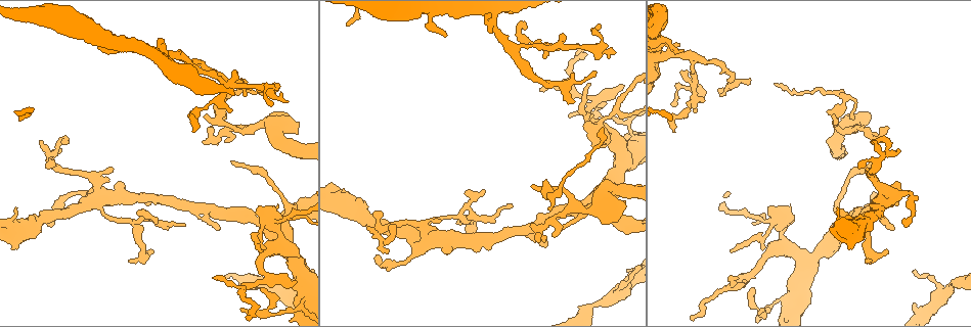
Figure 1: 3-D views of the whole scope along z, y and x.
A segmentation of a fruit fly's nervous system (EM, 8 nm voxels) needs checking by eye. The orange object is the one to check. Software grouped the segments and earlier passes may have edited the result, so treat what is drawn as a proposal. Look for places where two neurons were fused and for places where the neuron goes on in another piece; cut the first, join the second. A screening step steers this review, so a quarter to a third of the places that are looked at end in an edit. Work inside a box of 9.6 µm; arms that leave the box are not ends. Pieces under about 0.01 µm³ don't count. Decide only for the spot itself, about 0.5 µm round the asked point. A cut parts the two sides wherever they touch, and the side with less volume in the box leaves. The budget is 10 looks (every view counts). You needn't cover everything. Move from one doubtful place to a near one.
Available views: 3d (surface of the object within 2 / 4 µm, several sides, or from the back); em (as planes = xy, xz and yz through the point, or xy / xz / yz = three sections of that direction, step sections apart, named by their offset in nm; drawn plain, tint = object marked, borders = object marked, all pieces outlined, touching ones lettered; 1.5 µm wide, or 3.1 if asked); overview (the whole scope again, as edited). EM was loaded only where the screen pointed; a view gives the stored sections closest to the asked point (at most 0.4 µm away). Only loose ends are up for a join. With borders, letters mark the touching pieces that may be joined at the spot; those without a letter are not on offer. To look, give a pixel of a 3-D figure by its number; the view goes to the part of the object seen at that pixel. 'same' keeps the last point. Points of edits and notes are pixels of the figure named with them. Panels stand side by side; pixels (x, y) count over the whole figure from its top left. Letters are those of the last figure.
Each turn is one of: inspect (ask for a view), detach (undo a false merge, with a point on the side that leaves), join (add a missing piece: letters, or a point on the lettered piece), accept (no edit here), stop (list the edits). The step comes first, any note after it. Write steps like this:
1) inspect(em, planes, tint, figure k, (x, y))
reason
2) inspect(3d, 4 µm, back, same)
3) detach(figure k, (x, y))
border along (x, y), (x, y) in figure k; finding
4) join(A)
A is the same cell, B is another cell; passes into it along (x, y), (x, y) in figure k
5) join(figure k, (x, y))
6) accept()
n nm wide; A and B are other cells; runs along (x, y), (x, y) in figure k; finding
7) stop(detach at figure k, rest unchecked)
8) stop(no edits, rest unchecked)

inspect(3d, 4 µm, figure 1, (160, 38))
an open end

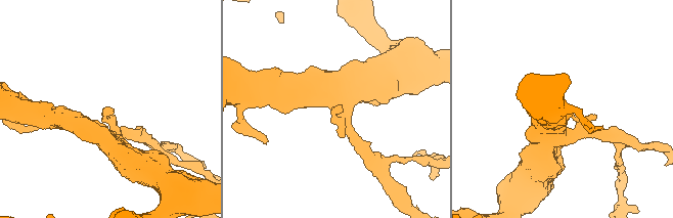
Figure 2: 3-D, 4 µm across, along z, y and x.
inspect(em, xz, step 8, borders, figure 2, (107, 108))
arms of 190, 320 nm; now the EM

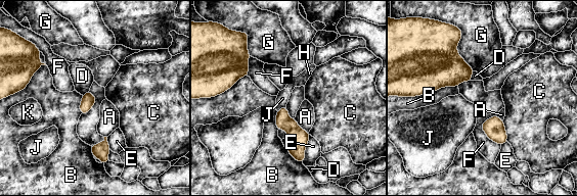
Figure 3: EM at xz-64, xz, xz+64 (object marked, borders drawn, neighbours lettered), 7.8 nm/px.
accept()
B touches over 300 nm; A, B, C, D, E, F, G, H, J and K are other cells; none of them fits

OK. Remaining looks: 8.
inspect(em, planes, tint, figure 1, (670, 103))
thin end

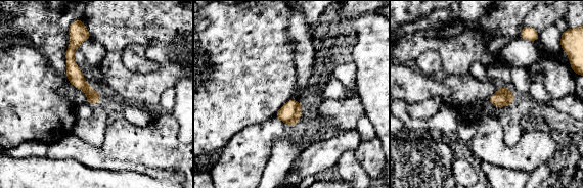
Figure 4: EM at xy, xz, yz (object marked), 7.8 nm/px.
inspect(em, planes, borders, same)

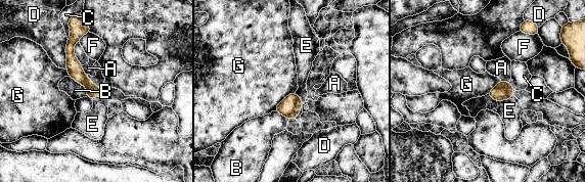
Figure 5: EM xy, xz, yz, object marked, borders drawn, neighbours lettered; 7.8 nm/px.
accept()
A, B, C, D, E, F and G are other cells; border along (295, 92), (288, 93), (274, 110) in figure 5; no lettered piece goes on from it

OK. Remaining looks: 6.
inspect(3d, 2 µm, back, figure 1, (552, 198))
abrupt turn

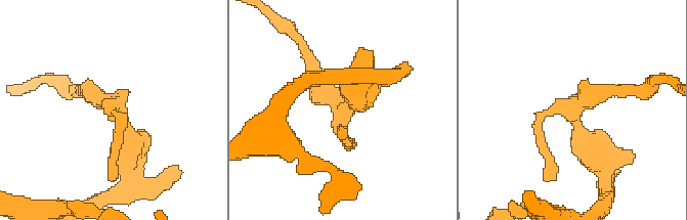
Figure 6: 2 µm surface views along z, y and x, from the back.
inspect(em, yz, step 4, tint, figure 6, (572, 110))

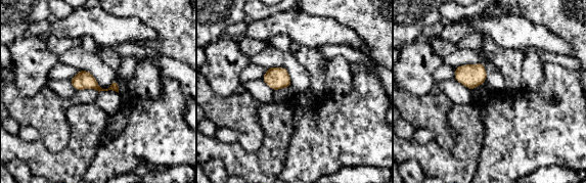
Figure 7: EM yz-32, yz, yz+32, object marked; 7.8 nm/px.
inspect(em, planes, borders, same)

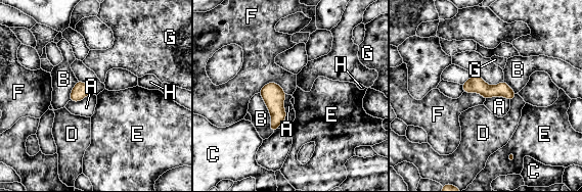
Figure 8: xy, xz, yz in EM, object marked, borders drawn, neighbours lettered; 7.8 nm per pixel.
accept()
B touches over 340 nm; A, B, C, D, E, F, G and H are other cells; all the same neuron

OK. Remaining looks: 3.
inspect(em, xy, step 8, tint, figure 1, (151, 249))
free end

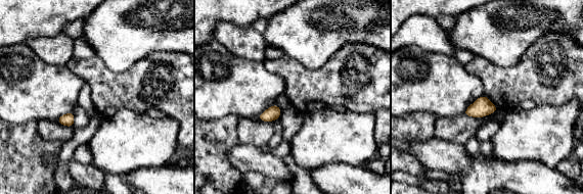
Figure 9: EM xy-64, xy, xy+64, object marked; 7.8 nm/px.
inspect(em, planes, borders, same)
cut it another way

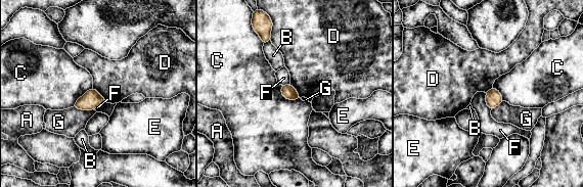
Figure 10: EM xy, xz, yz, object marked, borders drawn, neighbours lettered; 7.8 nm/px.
accept()
A, B, C, D, E, F and G are other cells; border along (273, 22), (270, 40) in figure 10; no lettered piece goes on from it

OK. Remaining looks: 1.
stop(no edits, rest unchecked)

